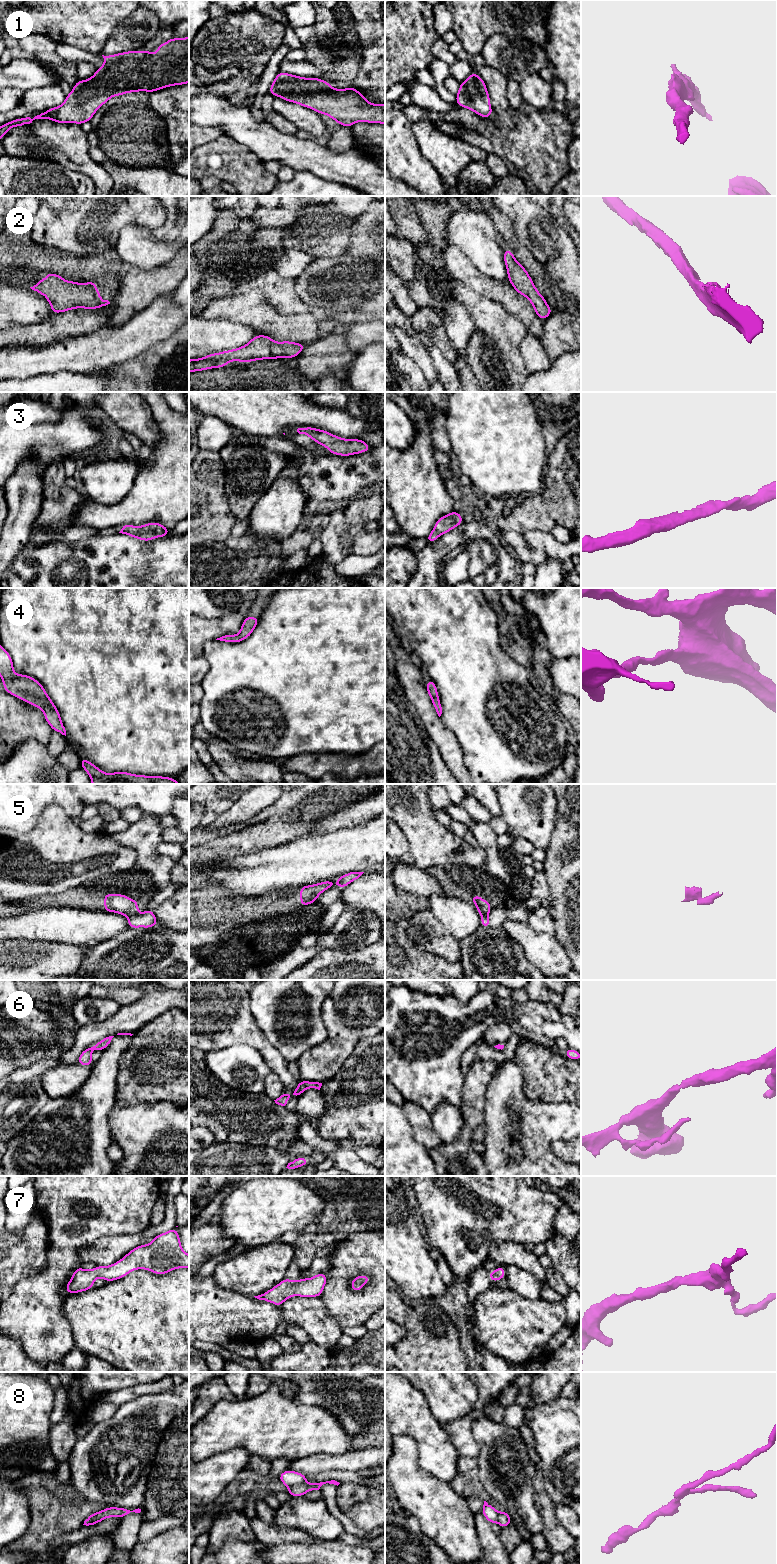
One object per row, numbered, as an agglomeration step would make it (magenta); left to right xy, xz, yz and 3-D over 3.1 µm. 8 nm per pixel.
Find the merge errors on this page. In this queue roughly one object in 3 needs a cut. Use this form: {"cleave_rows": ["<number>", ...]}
{"cleave_rows": ["5", "8"]}

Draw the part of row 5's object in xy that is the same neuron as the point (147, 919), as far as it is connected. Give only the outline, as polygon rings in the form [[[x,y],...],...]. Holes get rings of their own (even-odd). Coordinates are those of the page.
[[[149,909],[140,915],[134,915],[128,918],[129,928],[151,928],[158,925],[158,920],[156,919],[153,910]]]

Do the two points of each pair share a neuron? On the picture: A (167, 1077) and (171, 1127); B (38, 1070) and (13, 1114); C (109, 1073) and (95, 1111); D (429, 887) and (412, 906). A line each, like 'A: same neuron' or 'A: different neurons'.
A: different neurons
B: same neuron
C: same neuron
D: different neurons

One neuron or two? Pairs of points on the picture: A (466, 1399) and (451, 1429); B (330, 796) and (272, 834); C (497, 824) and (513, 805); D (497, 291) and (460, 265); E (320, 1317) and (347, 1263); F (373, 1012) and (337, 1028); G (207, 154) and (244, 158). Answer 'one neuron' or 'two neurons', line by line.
A: two neurons
B: one neuron
C: two neurons
D: one neuron
E: two neurons
F: one neuron
G: one neuron

